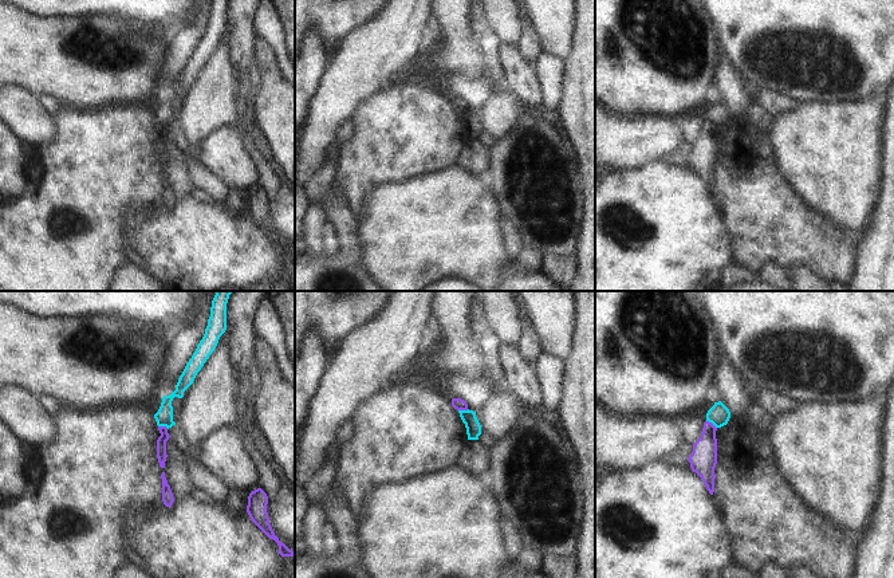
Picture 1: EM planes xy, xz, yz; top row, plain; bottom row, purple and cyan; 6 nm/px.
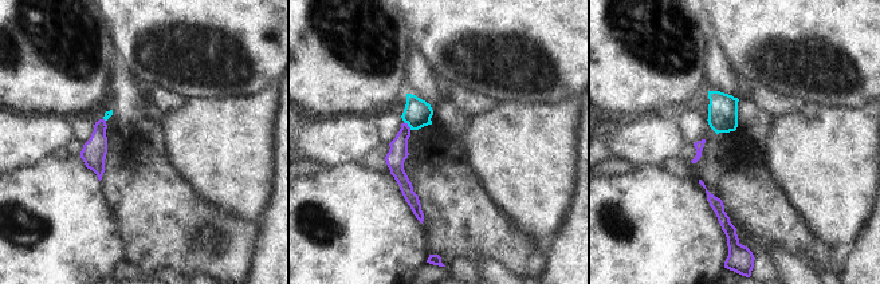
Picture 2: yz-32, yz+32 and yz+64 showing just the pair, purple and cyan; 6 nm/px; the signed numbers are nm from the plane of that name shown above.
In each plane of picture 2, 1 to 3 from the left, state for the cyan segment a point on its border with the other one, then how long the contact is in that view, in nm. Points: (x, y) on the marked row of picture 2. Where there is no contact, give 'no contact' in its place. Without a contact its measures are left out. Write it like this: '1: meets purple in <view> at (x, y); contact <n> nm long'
1: no contact
2: meets purple in yz+32 at (407, 125); contact 70 nm long
3: no contact

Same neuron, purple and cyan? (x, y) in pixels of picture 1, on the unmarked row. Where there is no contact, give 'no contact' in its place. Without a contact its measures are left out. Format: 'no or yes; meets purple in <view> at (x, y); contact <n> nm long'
no; meets purple in yz at (712, 124); contact 80 nm long

